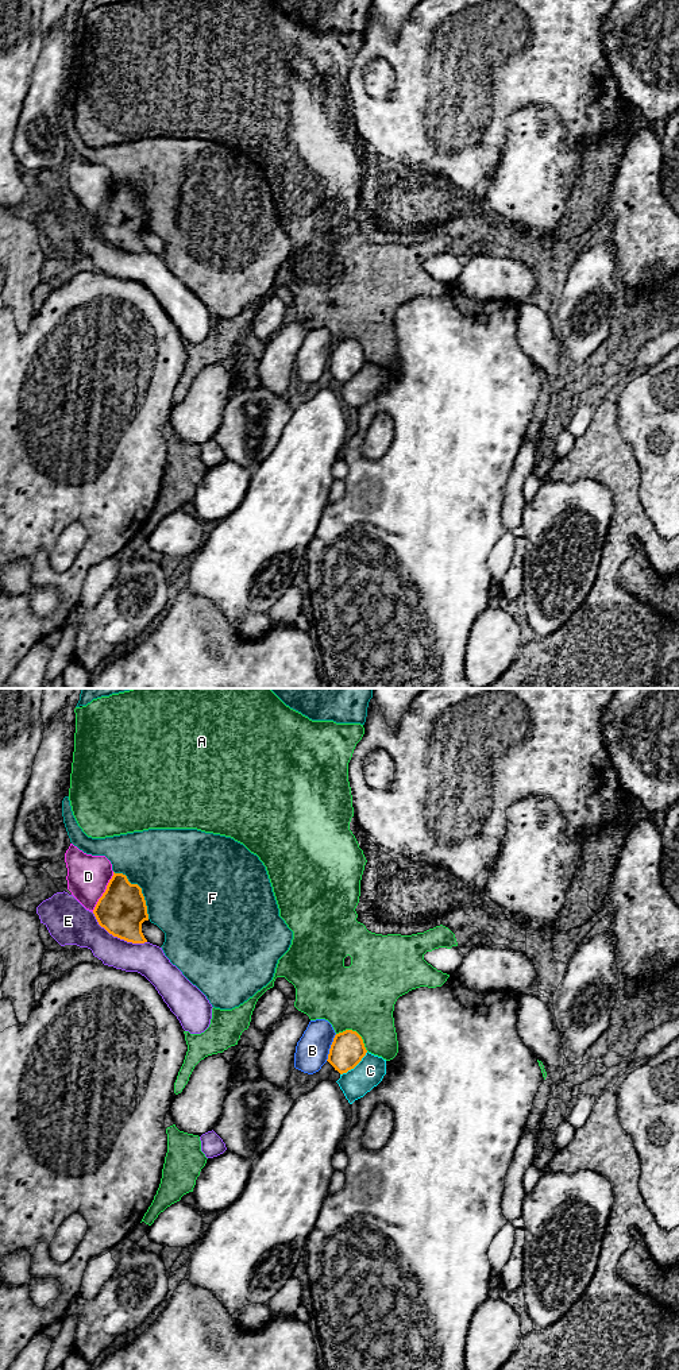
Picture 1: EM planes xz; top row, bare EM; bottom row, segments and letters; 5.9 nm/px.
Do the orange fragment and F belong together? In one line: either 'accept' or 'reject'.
reject

